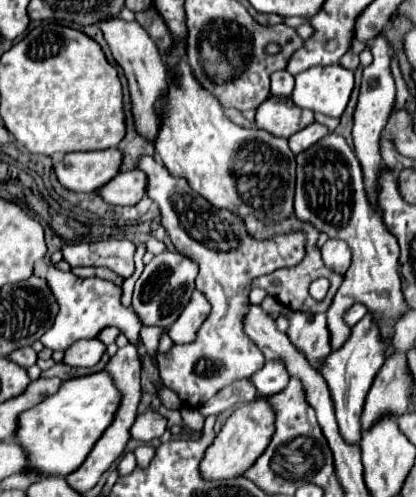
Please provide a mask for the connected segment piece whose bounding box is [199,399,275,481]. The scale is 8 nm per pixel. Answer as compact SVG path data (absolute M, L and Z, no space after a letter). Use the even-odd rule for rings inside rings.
M265 399L237 407L233 415L227 419L227 423L223 425L223 429L215 435L215 441L209 445L205 457L201 459L199 465L201 477L205 481L223 481L223 479L233 479L243 475L267 449L273 431L275 431L273 411L265 403Z

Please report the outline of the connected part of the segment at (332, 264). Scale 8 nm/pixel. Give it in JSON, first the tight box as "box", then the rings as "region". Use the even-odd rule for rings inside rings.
{"box":[321,239,351,275],"region":[[[329,239],[323,249],[321,249],[321,255],[323,255],[323,263],[327,269],[333,269],[335,273],[343,275],[349,265],[351,265],[351,251],[349,247],[343,243],[343,241],[337,241],[337,239]]]}

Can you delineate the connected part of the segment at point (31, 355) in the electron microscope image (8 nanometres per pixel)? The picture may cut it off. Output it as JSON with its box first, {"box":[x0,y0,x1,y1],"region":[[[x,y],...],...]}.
{"box":[7,347,37,369],"region":[[[21,347],[21,349],[13,351],[13,353],[9,353],[7,357],[9,357],[9,361],[13,361],[13,363],[25,367],[25,369],[35,365],[35,361],[37,361],[37,353],[31,347]]]}

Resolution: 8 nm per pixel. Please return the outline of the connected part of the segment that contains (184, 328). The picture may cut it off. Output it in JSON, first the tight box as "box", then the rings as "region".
{"box":[169,291,211,343],"region":[[[193,291],[193,297],[191,297],[189,305],[183,309],[179,319],[169,327],[169,337],[173,339],[173,343],[193,341],[197,329],[201,327],[201,323],[209,315],[209,309],[211,309],[209,301],[205,301],[203,293]]]}

